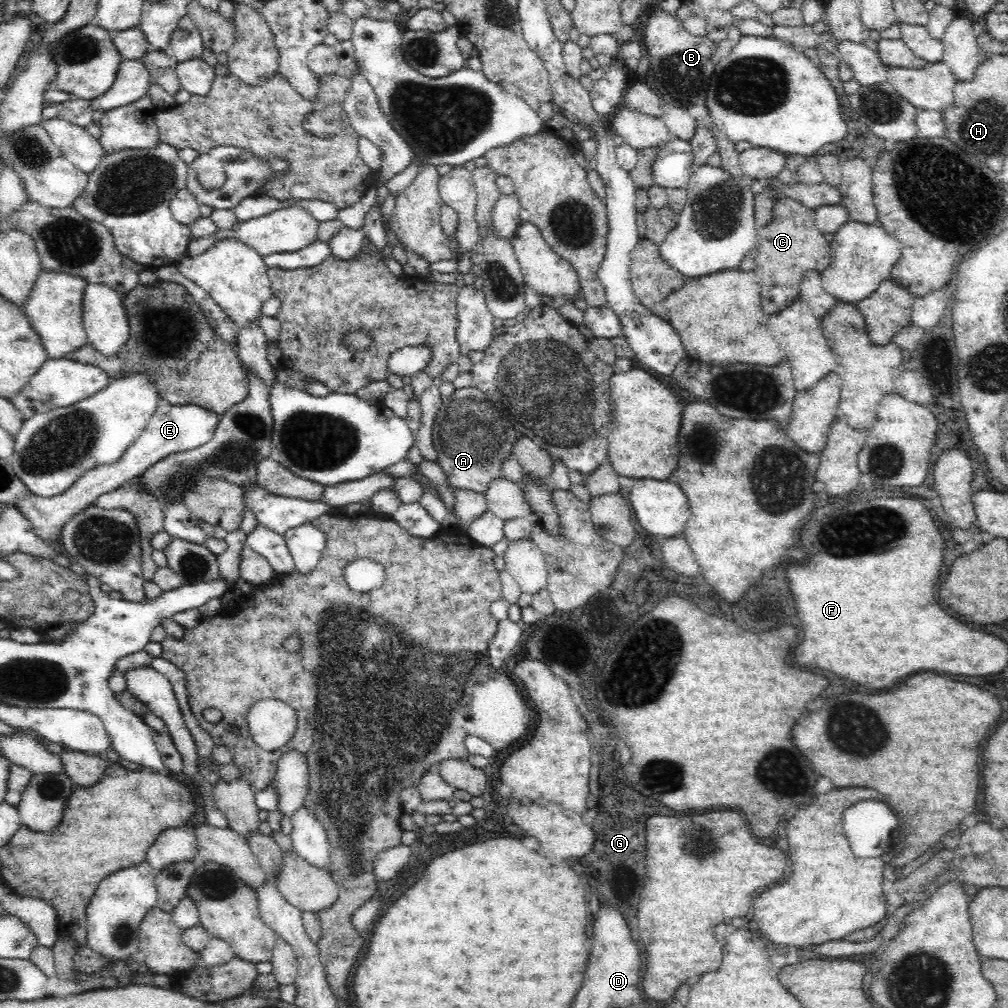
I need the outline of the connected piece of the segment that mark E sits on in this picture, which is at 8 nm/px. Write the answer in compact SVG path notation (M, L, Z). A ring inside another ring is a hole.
M159 400L156 404L155 414L149 420L148 426L127 448L126 452L123 452L120 460L117 460L118 462L106 464L106 466L102 465L86 472L74 486L62 494L50 498L32 495L19 500L14 506L32 523L32 528L38 538L50 546L56 546L60 553L66 554L60 544L60 530L72 516L93 506L94 500L100 494L112 492L136 476L142 475L146 468L157 464L158 460L162 460L174 452L184 452L206 444L214 434L218 417L214 412L209 412L198 406L174 406L164 400Z

